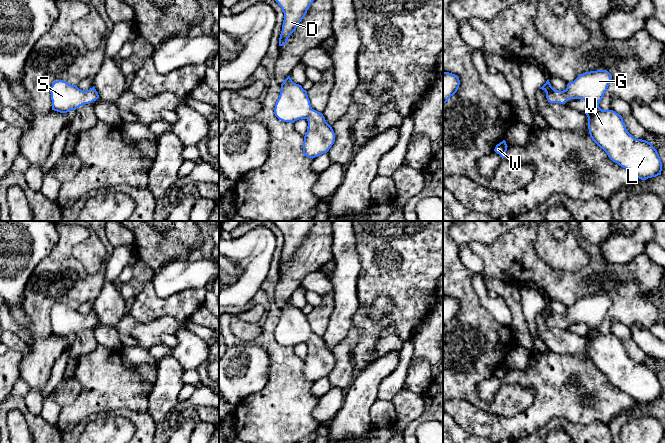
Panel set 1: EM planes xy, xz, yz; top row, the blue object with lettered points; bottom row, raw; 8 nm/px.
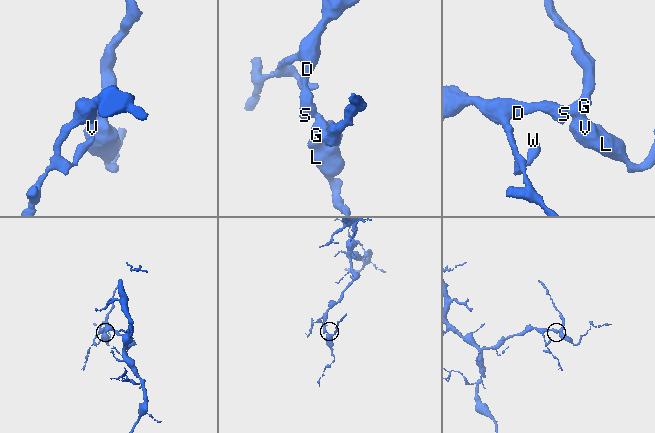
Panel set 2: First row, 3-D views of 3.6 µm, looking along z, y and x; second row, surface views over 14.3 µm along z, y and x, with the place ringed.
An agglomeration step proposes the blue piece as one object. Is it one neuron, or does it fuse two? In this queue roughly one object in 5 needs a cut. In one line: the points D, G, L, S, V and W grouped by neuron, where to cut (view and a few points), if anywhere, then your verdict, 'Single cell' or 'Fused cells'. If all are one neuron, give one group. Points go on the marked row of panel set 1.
Groups: D G L S V W. No split. Single cell

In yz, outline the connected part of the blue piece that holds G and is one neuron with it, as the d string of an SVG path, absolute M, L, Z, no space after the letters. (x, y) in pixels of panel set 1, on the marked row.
M597 70L580 74L563 91L555 90L549 80L540 89L546 92L550 103L584 100L590 137L613 162L641 180L661 175L662 162L652 143L634 138L627 131L621 115L599 107L611 79L607 70Z

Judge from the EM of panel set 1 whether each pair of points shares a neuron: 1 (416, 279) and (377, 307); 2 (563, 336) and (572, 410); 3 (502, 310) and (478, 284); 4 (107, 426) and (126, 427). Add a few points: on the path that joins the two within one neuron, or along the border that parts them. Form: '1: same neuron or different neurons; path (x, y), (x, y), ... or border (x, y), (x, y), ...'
1: different neurons; border (394, 305), (388, 297), (379, 296), (369, 311)
2: different neurons; border (549, 350), (588, 359)
3: same neuron; path (495, 305), (481, 291)
4: same neuron; path (112, 426), (117, 424), (121, 427)

